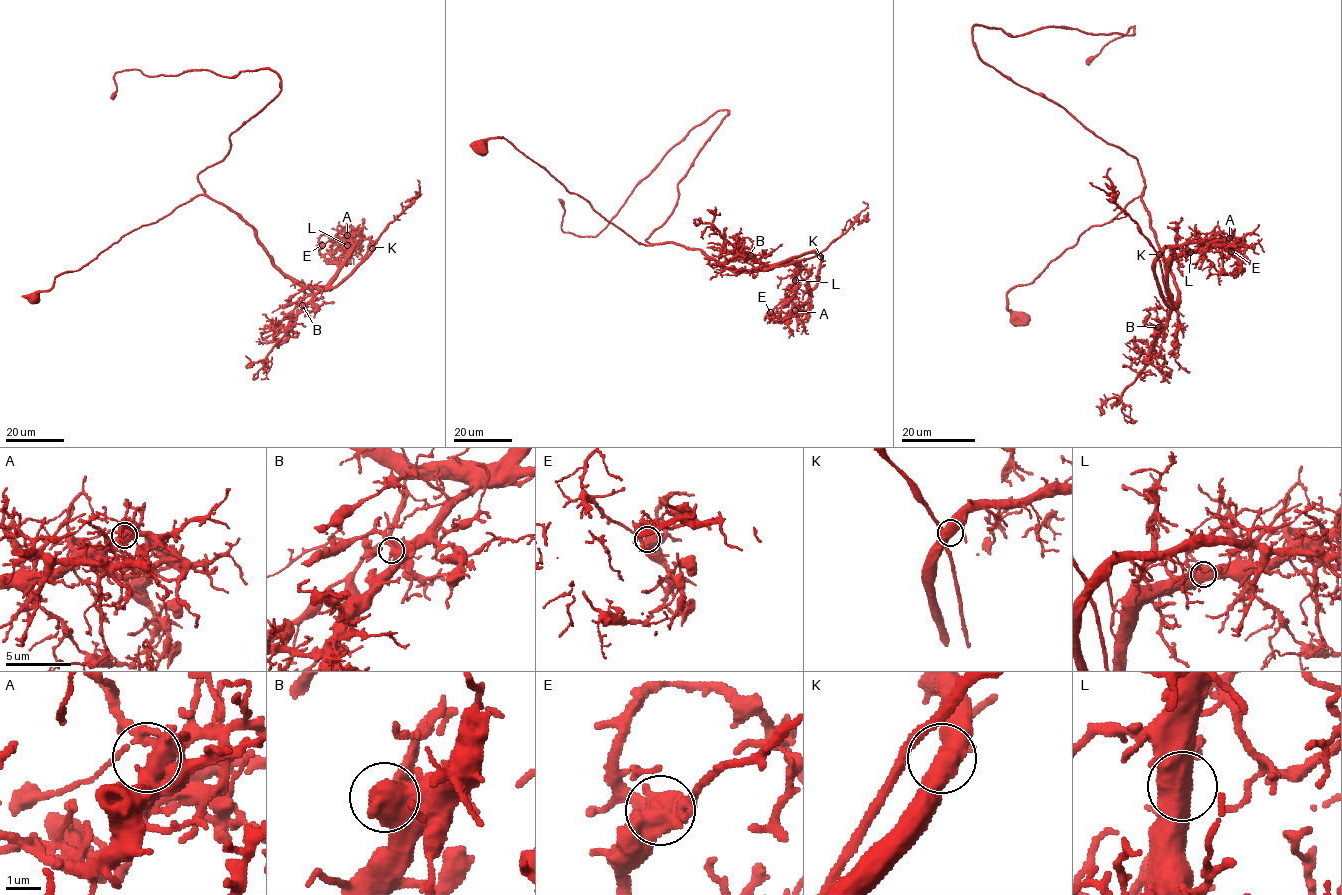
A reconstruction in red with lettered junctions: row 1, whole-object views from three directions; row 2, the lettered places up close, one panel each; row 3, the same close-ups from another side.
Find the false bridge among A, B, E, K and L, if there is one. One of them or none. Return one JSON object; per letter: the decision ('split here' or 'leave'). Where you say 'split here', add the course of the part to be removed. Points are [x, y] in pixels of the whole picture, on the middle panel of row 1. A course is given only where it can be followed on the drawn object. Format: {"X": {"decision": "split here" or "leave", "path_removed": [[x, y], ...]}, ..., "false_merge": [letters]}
{"A": {"decision": "leave"}, "B": {"decision": "leave"}, "E": {"decision": "split here", "path_removed": [[770, 313], [770, 318], [784, 320], [802, 317]]}, "K": {"decision": "leave"}, "L": {"decision": "leave"}, "false_merge": ["E"]}

